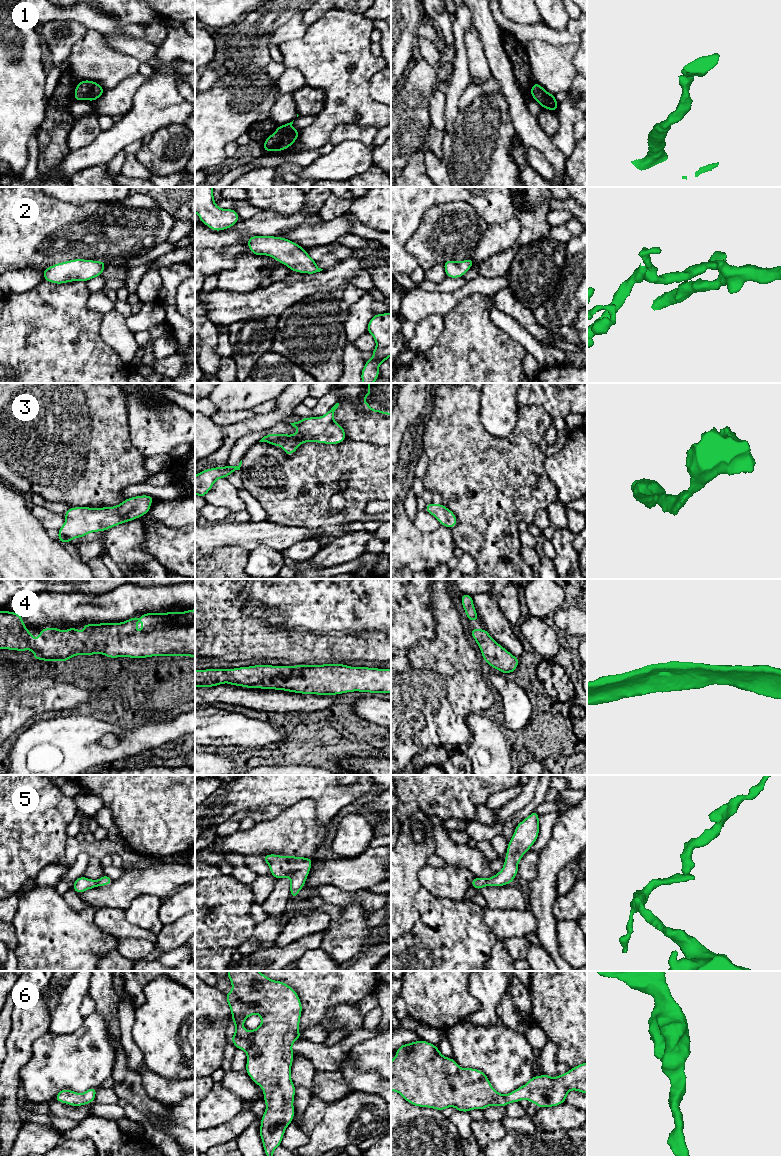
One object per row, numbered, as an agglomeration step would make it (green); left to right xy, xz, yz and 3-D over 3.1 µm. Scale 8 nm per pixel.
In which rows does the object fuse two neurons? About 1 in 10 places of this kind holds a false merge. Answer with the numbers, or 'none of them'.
none of them

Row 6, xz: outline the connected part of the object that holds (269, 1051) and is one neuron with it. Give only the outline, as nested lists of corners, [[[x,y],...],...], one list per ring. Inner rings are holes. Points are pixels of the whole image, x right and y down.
[[[228,971],[227,977],[231,981],[232,991],[226,993],[226,1000],[236,1028],[231,1041],[237,1049],[246,1052],[246,1073],[263,1089],[266,1110],[261,1118],[259,1134],[266,1156],[273,1156],[295,1115],[293,1101],[296,1086],[290,1073],[294,1058],[292,1044],[301,1038],[299,1024],[302,1004],[293,988],[285,982],[271,980],[259,971]],[[254,1014],[261,1017],[261,1025],[247,1031],[243,1024]]]

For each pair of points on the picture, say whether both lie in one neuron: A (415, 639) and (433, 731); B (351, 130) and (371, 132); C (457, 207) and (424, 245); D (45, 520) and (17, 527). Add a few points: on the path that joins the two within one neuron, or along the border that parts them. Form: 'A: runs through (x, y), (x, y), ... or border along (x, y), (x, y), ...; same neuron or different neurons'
A: runs through (415, 662), (415, 691), (428, 708); same neuron
B: runs through (356, 132), (366, 133); same neuron
C: runs through (455, 217), (434, 236); same neuron
D: border along (28, 507), (31, 514), (46, 531); different neurons

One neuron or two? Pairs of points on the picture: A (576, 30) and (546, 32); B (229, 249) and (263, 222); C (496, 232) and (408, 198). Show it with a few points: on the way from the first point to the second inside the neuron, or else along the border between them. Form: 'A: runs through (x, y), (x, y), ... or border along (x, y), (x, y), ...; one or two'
A: runs through (569, 35), (553, 35); one
B: runs through (237, 241), (251, 227), (255, 226); one
C: border along (511, 217), (502, 222), (489, 225); two

